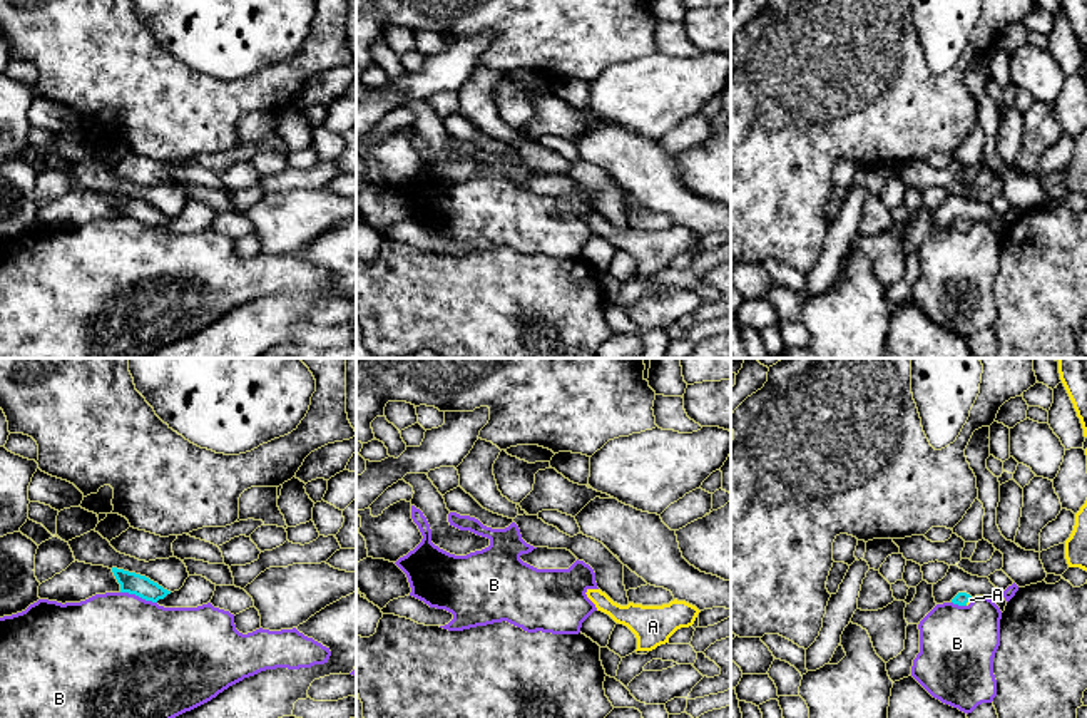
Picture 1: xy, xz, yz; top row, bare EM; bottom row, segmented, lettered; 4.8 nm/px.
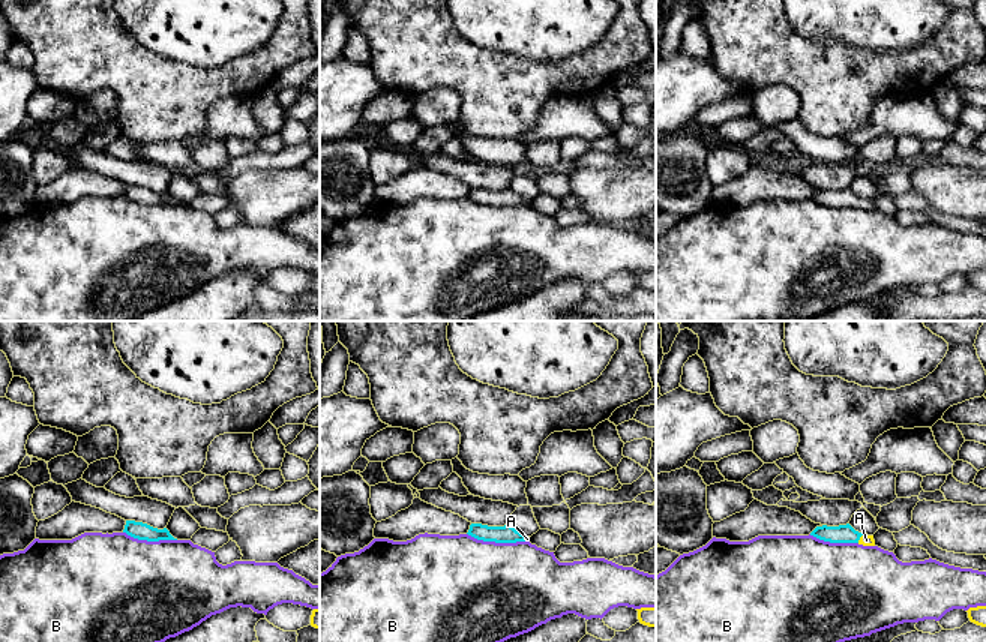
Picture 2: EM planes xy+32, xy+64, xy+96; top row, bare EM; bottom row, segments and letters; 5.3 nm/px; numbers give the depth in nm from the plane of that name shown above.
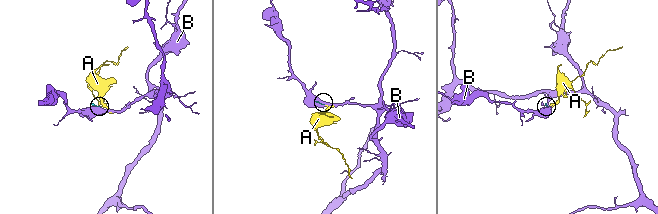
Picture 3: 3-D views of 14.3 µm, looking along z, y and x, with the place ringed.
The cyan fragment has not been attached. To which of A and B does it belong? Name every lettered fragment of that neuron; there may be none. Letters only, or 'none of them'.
A

